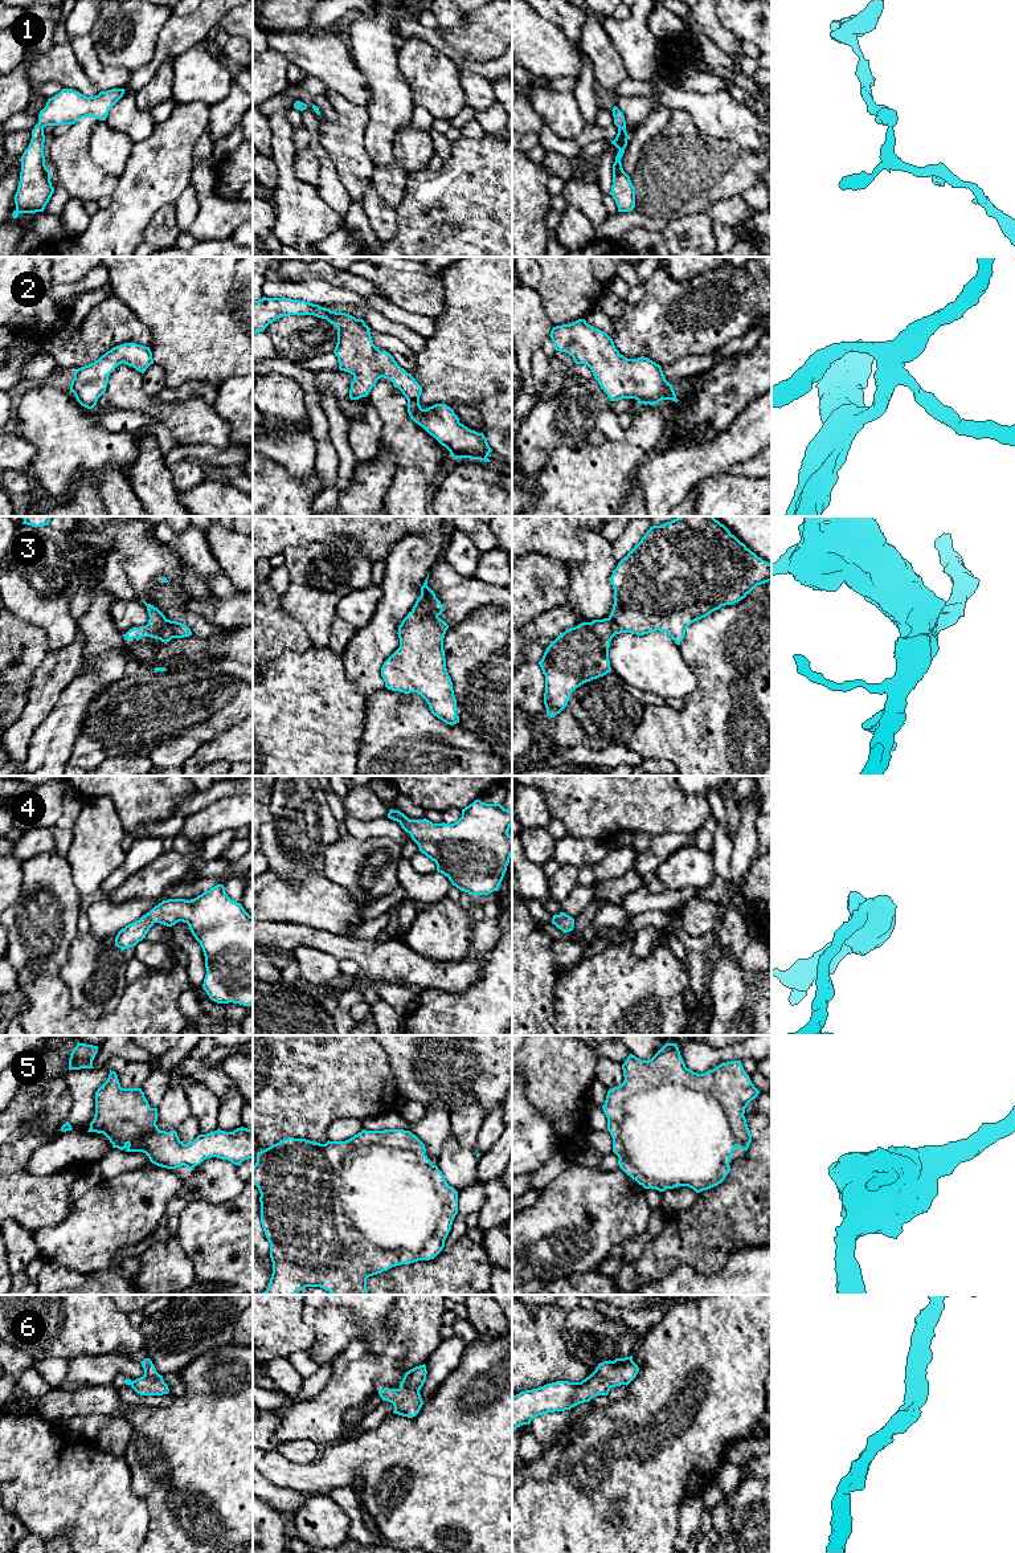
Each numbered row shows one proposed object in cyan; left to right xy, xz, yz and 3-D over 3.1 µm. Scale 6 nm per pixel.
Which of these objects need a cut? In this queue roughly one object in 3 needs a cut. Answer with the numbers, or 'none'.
none

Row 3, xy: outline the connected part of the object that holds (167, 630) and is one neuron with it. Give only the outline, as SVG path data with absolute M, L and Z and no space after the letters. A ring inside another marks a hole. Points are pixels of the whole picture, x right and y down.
M143 601L148 610L148 624L143 628L132 628L126 634L123 634L124 639L136 639L139 641L142 637L151 637L160 639L167 643L172 638L184 638L192 635L191 629L177 621L167 620L165 616L154 605Z

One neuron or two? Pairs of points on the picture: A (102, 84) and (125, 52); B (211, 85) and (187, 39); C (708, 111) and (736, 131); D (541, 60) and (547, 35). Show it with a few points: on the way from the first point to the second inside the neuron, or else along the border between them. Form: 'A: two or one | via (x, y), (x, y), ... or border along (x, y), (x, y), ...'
A: two | border along (93, 44), (103, 64), (132, 73)
B: two | border along (195, 45), (175, 58)
C: one | via (715, 115), (720, 115), (729, 125)
D: one | via (541, 53), (541, 41)

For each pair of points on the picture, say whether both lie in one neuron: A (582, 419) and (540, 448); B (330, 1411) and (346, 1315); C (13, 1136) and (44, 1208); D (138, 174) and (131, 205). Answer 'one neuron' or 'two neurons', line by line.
A: one neuron
B: two neurons
C: one neuron
D: one neuron

